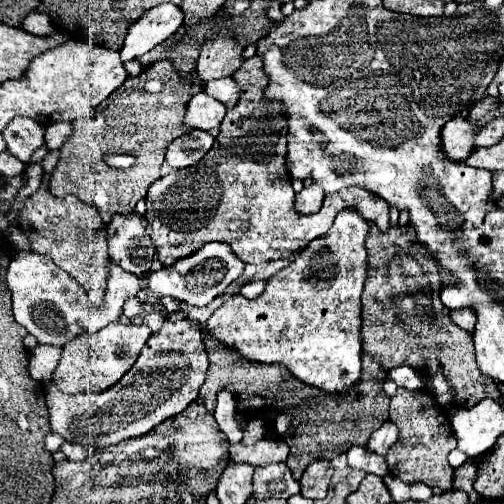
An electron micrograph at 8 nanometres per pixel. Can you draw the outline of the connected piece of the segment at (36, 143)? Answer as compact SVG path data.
M28 117L12 119L2 135L6 141L6 151L22 163L28 163L34 151L44 145L44 127Z

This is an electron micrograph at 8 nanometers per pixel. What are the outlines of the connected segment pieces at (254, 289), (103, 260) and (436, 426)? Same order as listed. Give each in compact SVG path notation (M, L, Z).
M250 281L250 283L244 283L240 287L240 293L248 299L256 299L258 295L262 295L264 287L266 287L266 281Z
M42 187L36 197L28 199L24 217L20 217L20 229L28 235L36 253L48 255L60 269L70 273L86 289L92 305L102 305L108 277L108 245L106 223L100 221L96 209L76 201L76 197L54 197L46 187Z
M398 389L398 393L390 401L390 419L396 421L400 429L398 441L386 453L390 473L400 477L408 485L424 481L426 485L434 485L442 491L452 489L454 469L448 465L446 457L452 449L456 449L456 439L452 435L450 421L440 405L434 399L414 395L406 389Z

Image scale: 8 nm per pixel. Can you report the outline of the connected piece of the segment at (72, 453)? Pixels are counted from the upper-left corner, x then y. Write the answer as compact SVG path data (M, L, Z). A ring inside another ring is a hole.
M64 441L62 445L62 453L72 459L72 461L84 461L90 453L90 449L86 449L84 445L78 445L78 443L70 443L70 441Z

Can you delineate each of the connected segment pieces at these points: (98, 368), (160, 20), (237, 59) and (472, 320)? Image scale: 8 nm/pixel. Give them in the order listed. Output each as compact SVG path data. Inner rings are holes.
M110 323L94 335L80 335L74 341L68 341L62 347L62 359L52 373L52 381L64 393L86 393L86 391L104 391L112 387L136 361L140 349L148 341L152 331L144 325L124 325L124 323Z
M162 3L144 13L136 23L130 25L124 47L120 51L122 63L138 59L164 39L168 39L182 25L182 11L174 3Z
M228 37L224 41L212 41L212 45L204 45L198 63L196 73L206 83L220 77L230 77L240 65L242 65L242 51L240 45L232 45Z
M470 309L450 311L450 319L452 319L452 321L454 321L458 327L466 329L468 333L472 333L472 329L474 329L474 325L476 325L476 315L474 315Z

